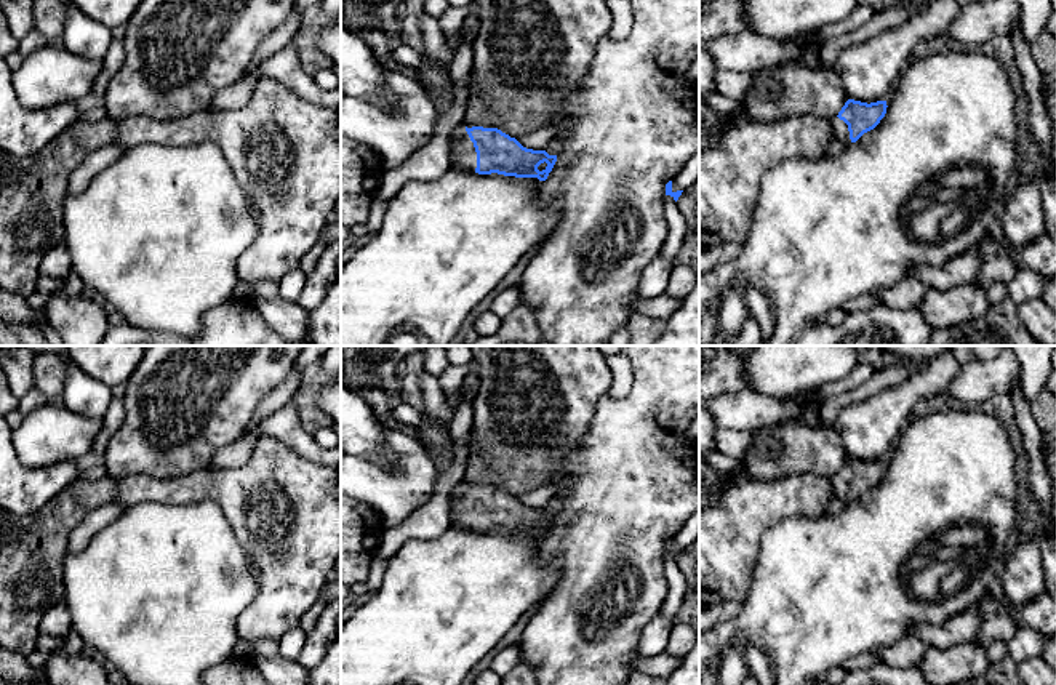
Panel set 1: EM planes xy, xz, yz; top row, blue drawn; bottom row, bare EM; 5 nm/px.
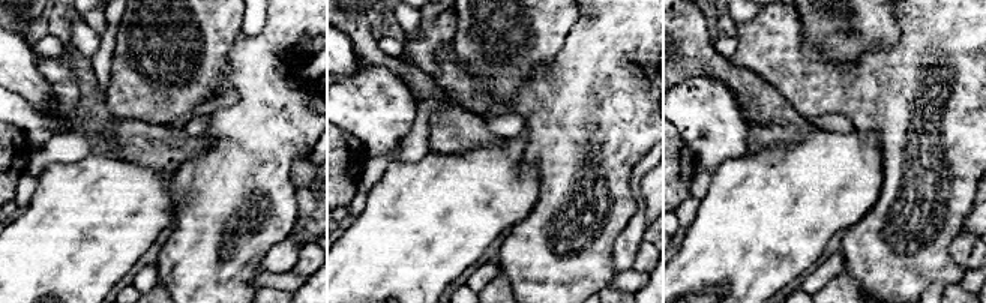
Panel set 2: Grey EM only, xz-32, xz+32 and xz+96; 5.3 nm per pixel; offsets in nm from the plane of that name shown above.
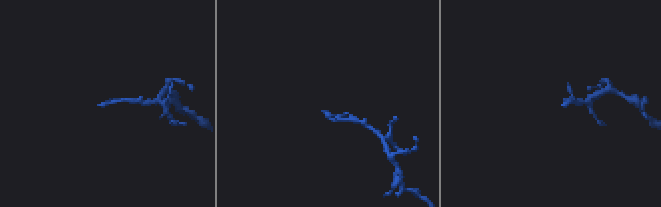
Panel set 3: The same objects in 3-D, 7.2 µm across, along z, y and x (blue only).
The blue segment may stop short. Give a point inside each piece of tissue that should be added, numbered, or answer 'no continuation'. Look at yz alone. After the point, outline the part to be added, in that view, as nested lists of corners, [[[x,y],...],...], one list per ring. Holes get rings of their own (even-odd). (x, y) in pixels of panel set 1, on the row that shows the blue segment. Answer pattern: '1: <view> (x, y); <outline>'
1: yz (840, 132); [[[834,117],[830,120],[830,126],[832,126],[834,139],[838,139],[843,146],[851,144],[848,125],[843,120]]]

